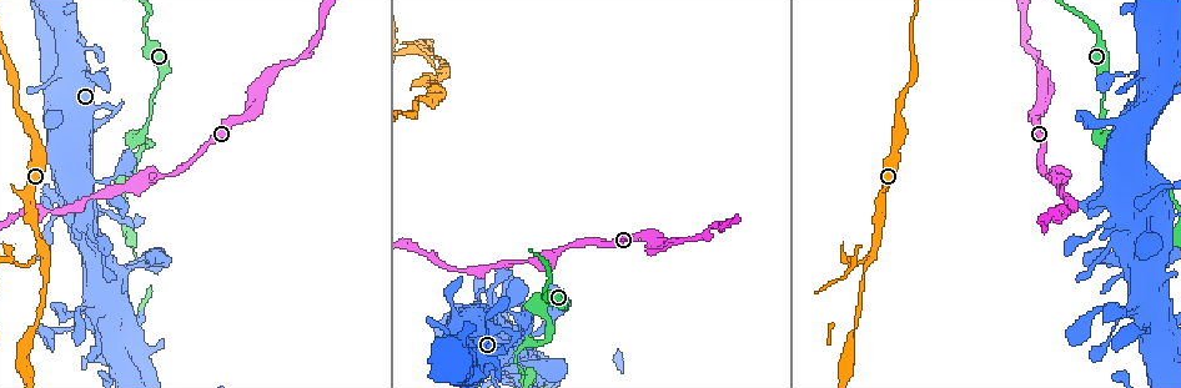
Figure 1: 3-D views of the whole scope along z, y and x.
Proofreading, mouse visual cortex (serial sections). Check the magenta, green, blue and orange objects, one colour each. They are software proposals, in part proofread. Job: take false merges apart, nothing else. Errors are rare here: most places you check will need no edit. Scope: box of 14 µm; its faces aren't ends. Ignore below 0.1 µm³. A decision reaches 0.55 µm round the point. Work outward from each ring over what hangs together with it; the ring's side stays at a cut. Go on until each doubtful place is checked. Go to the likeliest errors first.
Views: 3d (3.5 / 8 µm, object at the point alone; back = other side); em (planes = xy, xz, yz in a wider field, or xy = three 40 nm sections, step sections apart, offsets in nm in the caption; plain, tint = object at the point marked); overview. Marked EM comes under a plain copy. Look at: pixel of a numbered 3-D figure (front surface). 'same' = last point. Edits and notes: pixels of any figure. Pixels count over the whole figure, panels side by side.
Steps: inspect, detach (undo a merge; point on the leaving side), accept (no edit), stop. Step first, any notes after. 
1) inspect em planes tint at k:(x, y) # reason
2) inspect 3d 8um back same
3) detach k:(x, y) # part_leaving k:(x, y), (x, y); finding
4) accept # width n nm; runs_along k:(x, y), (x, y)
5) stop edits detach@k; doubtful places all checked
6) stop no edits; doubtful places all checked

inspect 3d 3.5um at 1:(875, 254) # two arms in line, one across

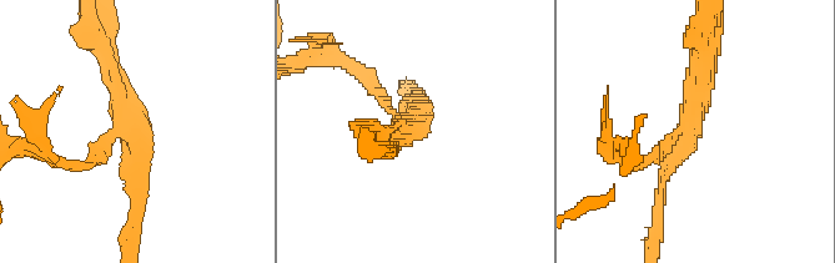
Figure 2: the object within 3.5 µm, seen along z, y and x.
inspect em xy step 1 tint at 2:(130, 128) # arms 3; arm_widths 150, 150, 250 nm

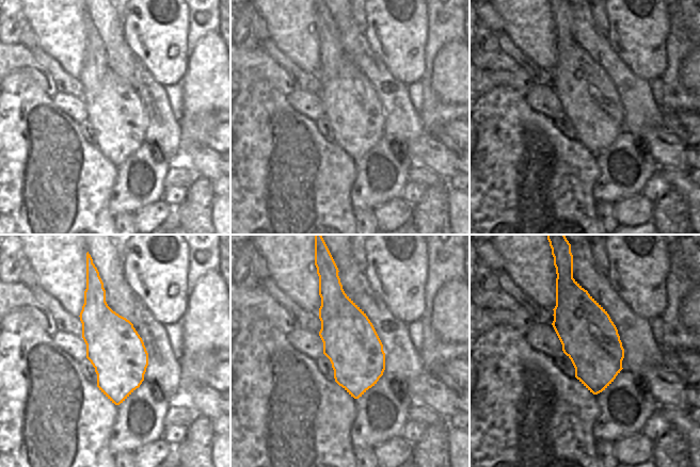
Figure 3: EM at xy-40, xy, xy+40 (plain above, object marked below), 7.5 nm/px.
detach 2:(375, 82) # part_leaving 2:(391, 110), (365, 75), (311, 56); two cells meet here

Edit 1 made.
inspect overview

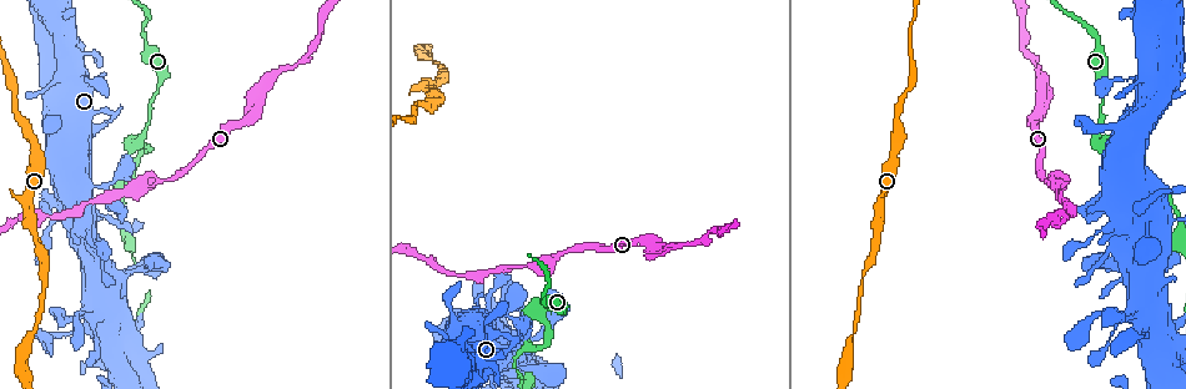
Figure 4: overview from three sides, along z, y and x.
inspect 3d 3.5um at 4:(319, 16)

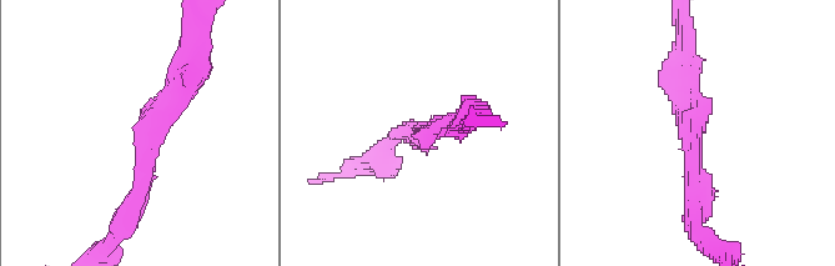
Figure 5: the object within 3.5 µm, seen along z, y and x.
inspect em xy step 1 tint at 5:(427, 127)

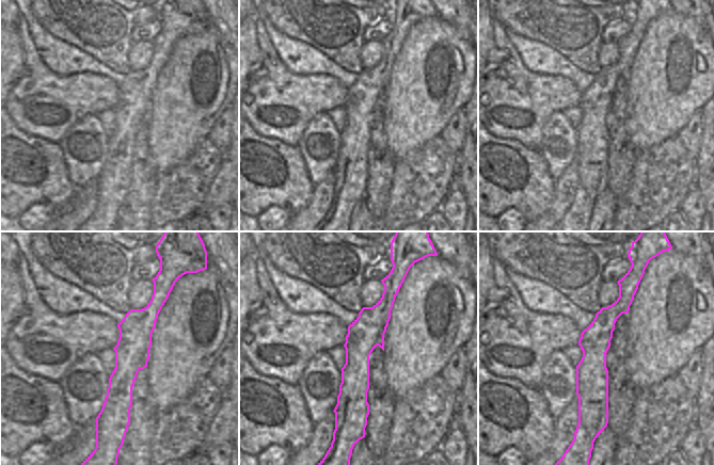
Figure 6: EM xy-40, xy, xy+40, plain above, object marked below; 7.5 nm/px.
accept # runs_along 6:(621, 285), (594, 339), (591, 421); continuous, no second cell

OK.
inspect 3d 8um at 4:(142, 143) # abrupt turn

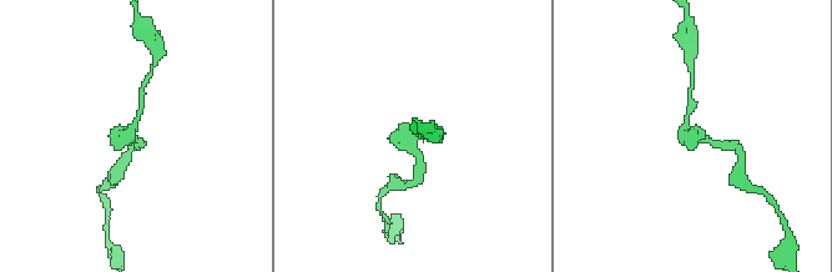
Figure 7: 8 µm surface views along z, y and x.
inspect 3d 3.5um at 7:(689, 135)

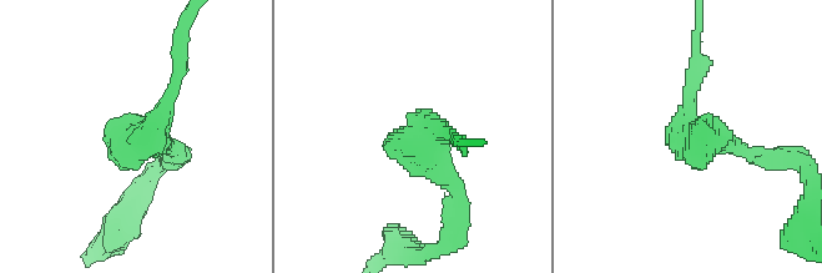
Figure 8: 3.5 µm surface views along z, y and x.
inspect em xy step 5 tint at 8:(698, 132) # shape alone is not enough

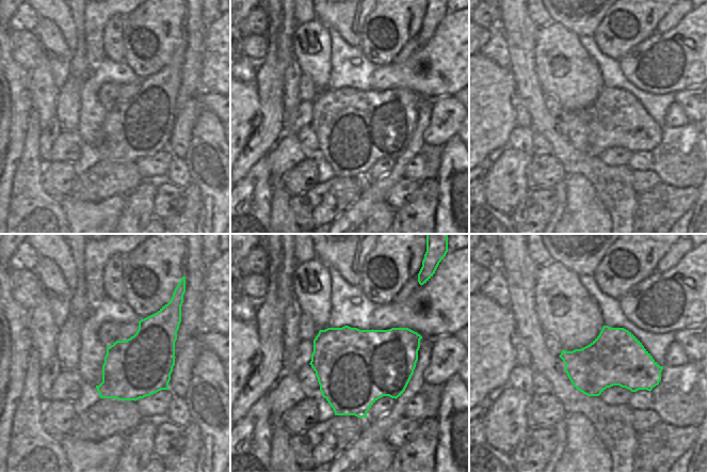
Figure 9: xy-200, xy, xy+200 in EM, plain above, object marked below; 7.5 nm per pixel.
accept # width 600 nm; runs_along 8:(696, 57), (689, 126), (762, 156); one cell here

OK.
stop edits detach@2; doubtful places all checked

